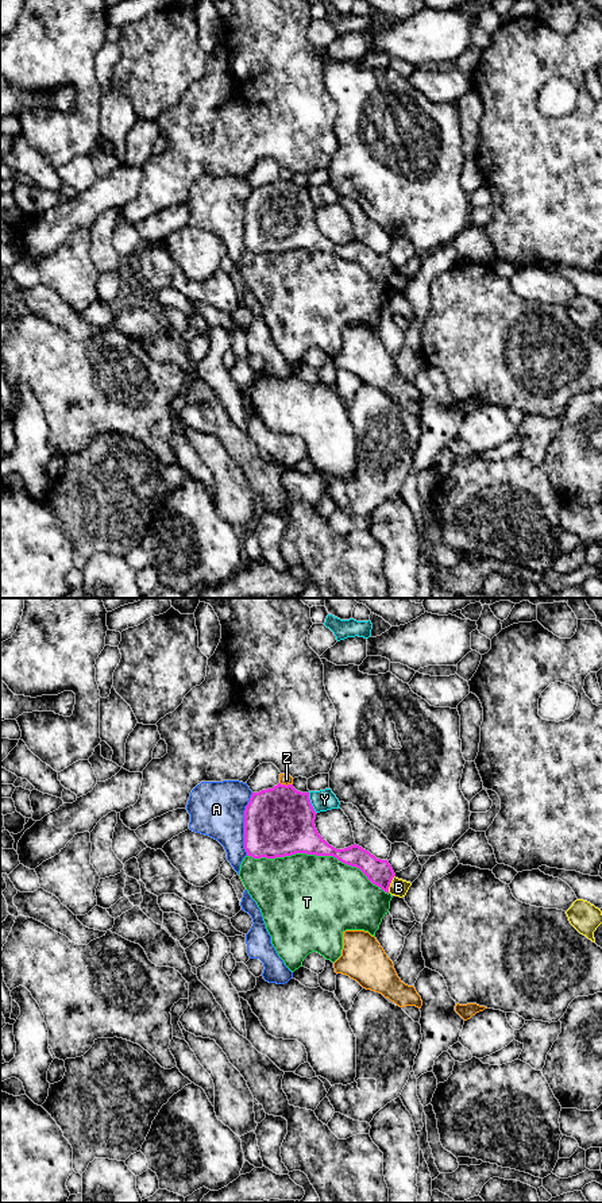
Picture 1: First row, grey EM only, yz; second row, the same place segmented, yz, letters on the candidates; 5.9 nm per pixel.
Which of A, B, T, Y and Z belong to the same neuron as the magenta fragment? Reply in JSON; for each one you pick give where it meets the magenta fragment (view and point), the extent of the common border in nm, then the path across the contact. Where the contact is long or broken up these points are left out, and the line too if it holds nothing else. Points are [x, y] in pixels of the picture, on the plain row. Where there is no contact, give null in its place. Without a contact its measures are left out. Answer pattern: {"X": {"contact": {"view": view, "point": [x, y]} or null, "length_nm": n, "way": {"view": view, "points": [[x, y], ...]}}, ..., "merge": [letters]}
{"merge": []}

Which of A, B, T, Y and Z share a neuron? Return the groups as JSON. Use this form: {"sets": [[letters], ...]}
{"sets": [["A"], ["B"], ["T"], ["Y"], ["Z"]]}

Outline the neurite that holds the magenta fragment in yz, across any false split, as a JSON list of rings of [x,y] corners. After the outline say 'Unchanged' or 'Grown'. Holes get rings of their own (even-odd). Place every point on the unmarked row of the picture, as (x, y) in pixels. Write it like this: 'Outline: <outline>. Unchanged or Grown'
Outline: [[[278,178],[273,184],[252,188],[244,205],[247,251],[333,251],[347,261],[359,263],[373,279],[389,289],[395,271],[389,257],[377,254],[356,239],[344,244],[333,243],[319,230],[314,220],[316,209],[309,188],[297,186],[293,180]]]. Unchanged

